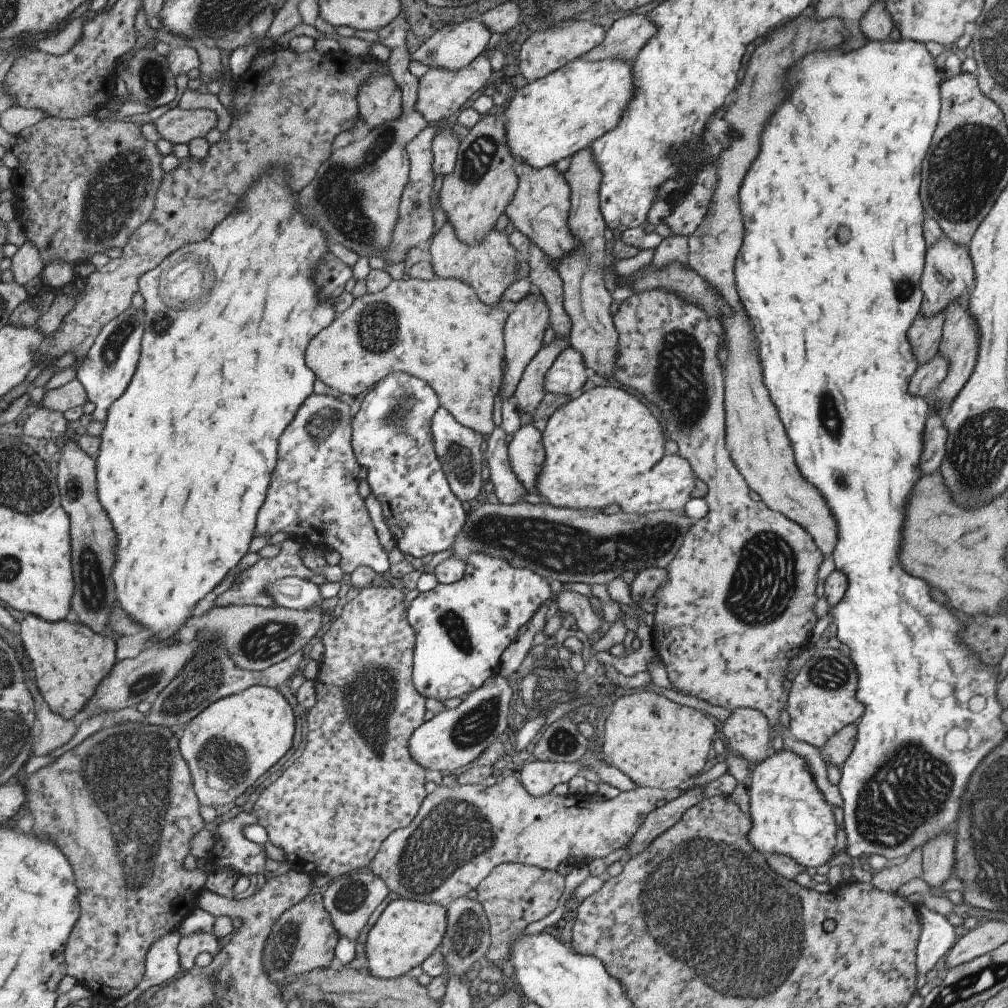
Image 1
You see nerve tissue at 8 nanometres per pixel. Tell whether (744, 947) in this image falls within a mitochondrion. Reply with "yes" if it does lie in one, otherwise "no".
yes

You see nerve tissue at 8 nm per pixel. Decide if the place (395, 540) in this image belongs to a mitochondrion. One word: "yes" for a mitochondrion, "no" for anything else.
no

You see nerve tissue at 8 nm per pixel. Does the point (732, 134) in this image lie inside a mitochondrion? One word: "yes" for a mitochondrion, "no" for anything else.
no

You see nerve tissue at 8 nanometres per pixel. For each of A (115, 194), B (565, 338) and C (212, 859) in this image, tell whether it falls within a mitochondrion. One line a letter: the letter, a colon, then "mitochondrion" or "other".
A: mitochondrion
B: other
C: other

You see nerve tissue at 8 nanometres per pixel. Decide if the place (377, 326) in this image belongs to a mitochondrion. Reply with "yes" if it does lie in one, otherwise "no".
yes

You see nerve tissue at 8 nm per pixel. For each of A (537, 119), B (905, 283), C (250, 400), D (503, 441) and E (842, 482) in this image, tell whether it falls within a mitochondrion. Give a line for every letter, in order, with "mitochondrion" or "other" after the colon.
A: other
B: mitochondrion
C: other
D: other
E: mitochondrion

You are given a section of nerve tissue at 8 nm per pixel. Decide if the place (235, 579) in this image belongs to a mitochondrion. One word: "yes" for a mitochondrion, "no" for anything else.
no

